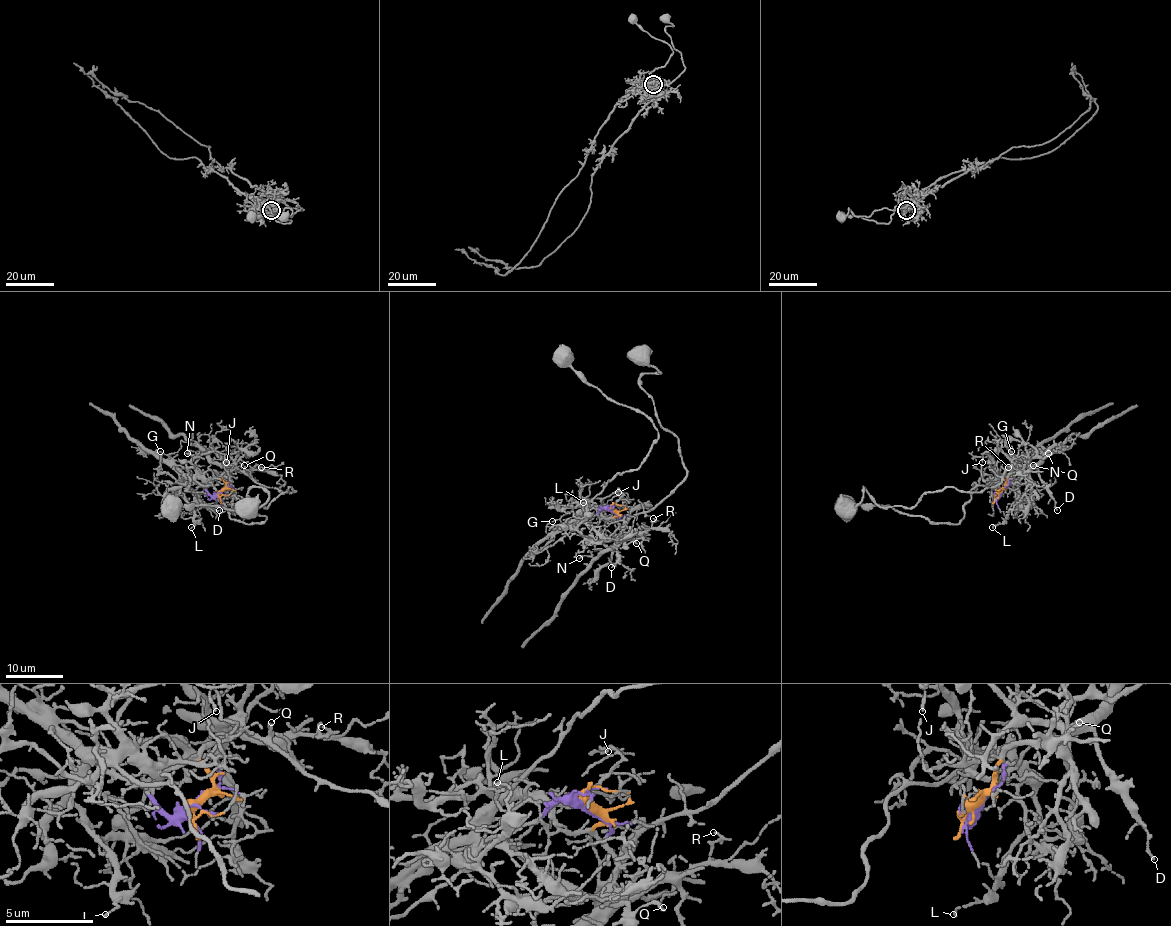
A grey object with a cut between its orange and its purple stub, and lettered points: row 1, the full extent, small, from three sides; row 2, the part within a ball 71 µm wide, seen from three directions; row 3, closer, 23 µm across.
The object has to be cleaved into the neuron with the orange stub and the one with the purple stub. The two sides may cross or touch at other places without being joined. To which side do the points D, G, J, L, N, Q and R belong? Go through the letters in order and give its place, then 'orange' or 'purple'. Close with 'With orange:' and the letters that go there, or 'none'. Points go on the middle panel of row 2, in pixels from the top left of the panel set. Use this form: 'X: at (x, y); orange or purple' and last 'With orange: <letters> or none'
D: at (611, 567); orange
G: at (552, 521); purple
J: at (618, 492); purple
L: at (583, 502); purple
N: at (579, 558); orange
Q: at (636, 543); orange
R: at (653, 518); orange
With orange: D, N, Q, R

